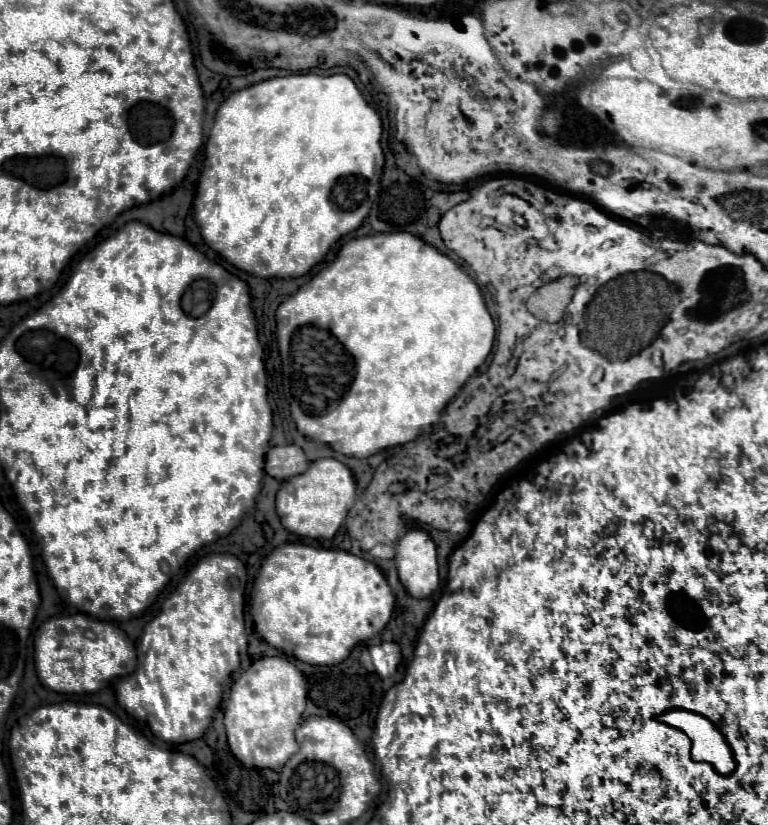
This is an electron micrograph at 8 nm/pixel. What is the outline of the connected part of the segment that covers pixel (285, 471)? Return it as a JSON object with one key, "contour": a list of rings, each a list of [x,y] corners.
{"contour":[[[298,445],[270,447],[266,453],[266,473],[278,481],[300,475],[308,469],[308,459]]]}

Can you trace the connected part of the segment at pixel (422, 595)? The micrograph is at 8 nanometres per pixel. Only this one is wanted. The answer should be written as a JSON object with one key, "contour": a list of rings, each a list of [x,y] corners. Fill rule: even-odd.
{"contour":[[[422,529],[408,531],[396,543],[396,567],[400,583],[416,599],[426,599],[438,589],[439,571],[436,545]]]}

